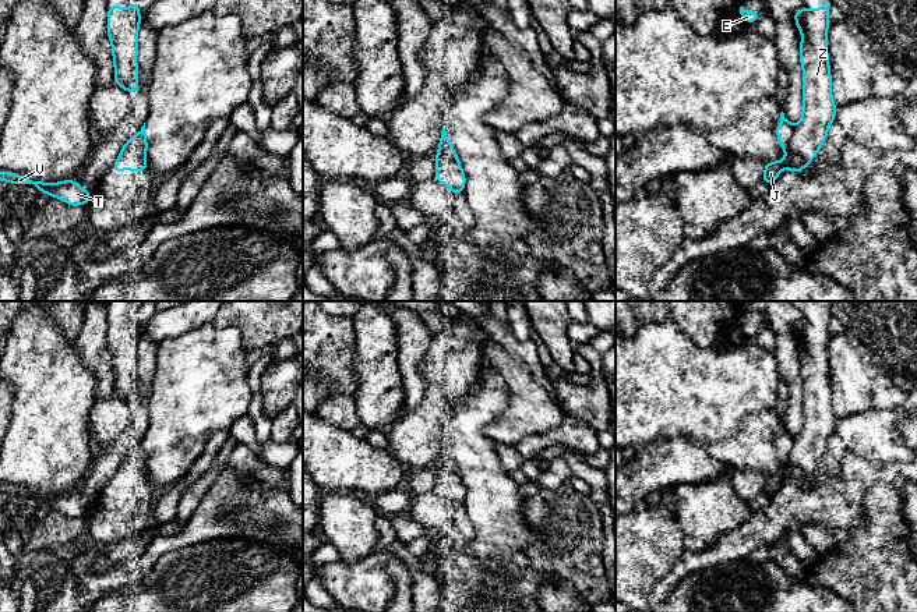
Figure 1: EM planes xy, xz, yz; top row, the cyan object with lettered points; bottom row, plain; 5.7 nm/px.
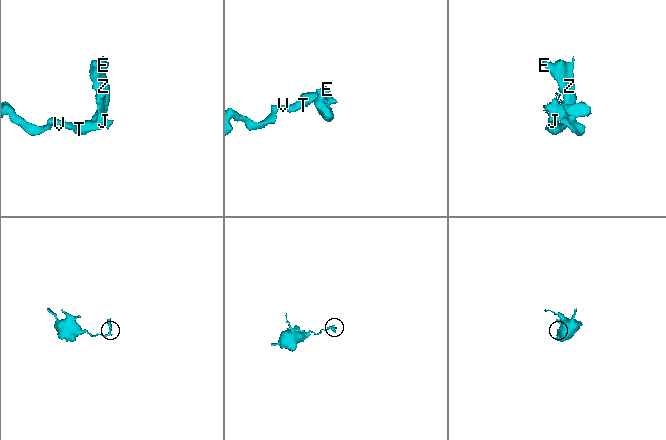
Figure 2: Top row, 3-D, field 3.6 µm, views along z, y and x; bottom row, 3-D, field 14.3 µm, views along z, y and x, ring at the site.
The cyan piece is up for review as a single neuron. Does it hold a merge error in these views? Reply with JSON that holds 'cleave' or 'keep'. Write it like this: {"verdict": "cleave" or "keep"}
{"verdict": "cleave"}

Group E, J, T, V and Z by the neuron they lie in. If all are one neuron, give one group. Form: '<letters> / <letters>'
E Z / J T V

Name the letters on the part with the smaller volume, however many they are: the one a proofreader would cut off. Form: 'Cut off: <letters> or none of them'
Cut off: E, Z

